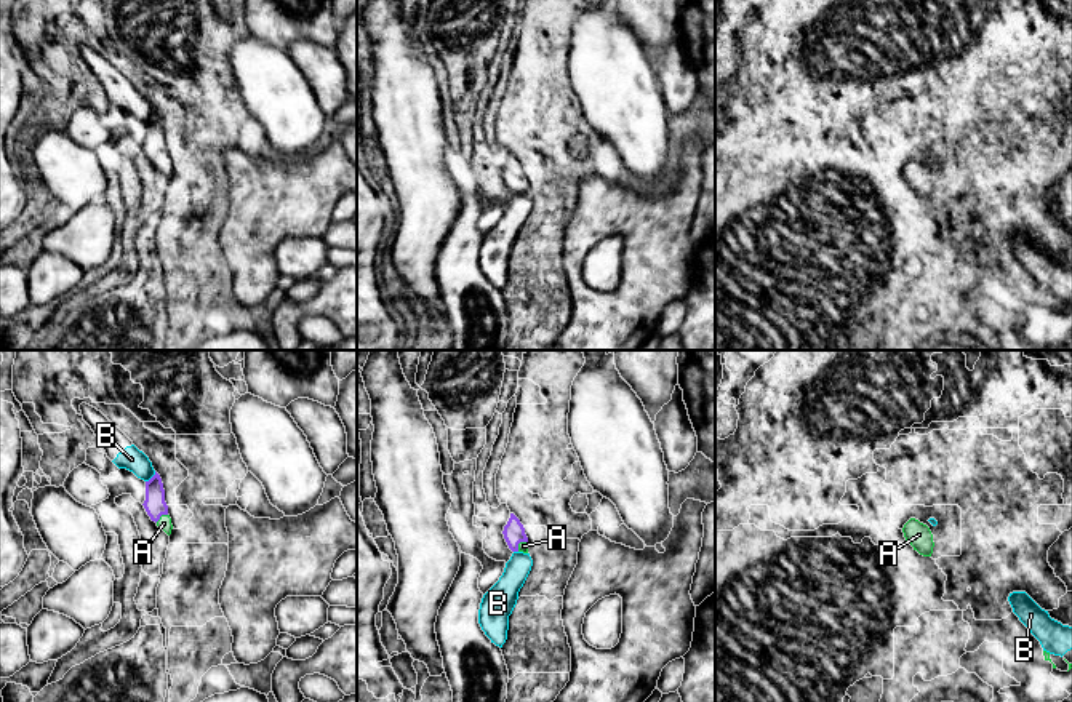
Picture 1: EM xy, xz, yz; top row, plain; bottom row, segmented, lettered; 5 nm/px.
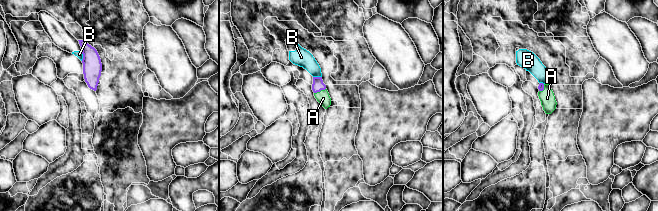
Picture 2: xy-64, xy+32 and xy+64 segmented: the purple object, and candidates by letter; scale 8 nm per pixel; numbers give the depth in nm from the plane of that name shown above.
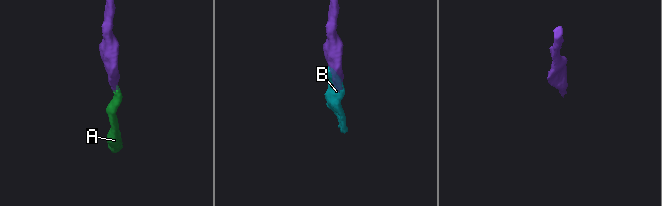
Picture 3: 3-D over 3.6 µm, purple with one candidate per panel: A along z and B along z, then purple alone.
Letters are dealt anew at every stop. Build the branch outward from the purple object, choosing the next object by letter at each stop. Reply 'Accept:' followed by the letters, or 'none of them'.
Accept: A

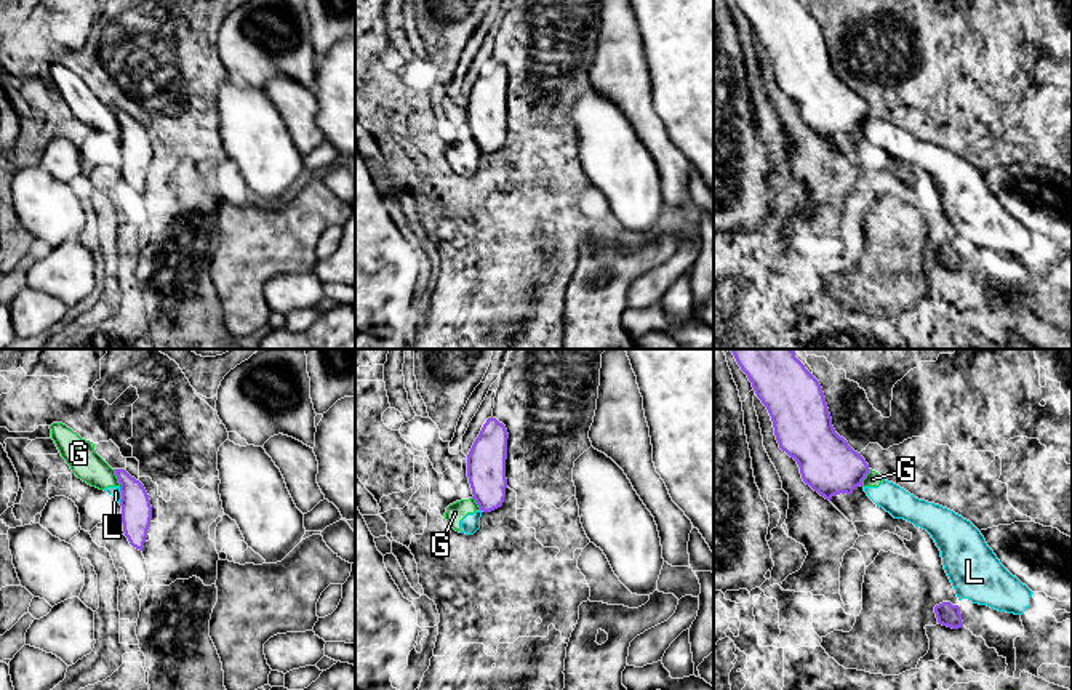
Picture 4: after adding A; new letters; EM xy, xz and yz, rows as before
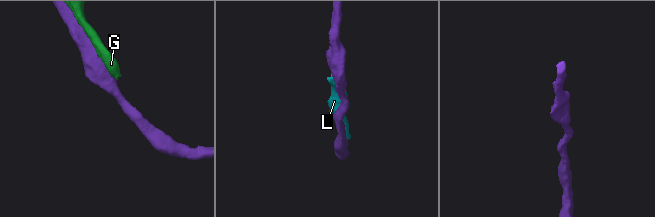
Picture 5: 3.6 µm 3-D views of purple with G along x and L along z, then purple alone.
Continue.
Accept: none of them

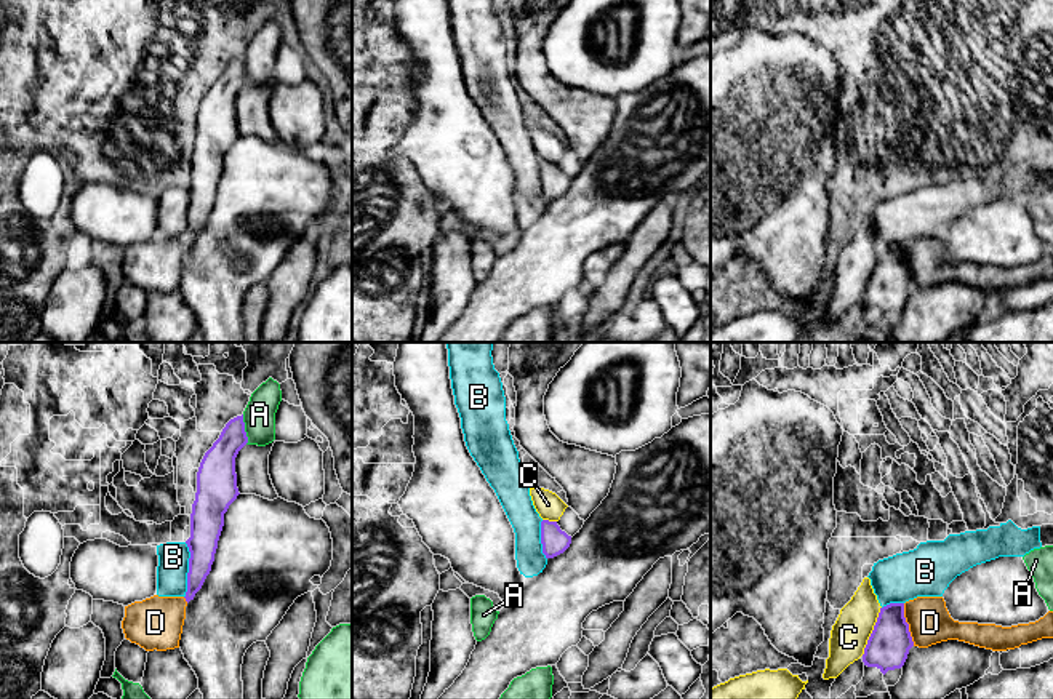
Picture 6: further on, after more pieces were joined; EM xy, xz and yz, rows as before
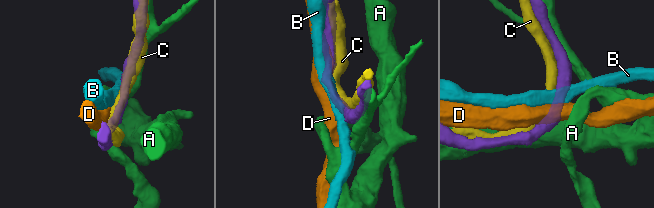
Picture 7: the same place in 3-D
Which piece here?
Accept: none of them

